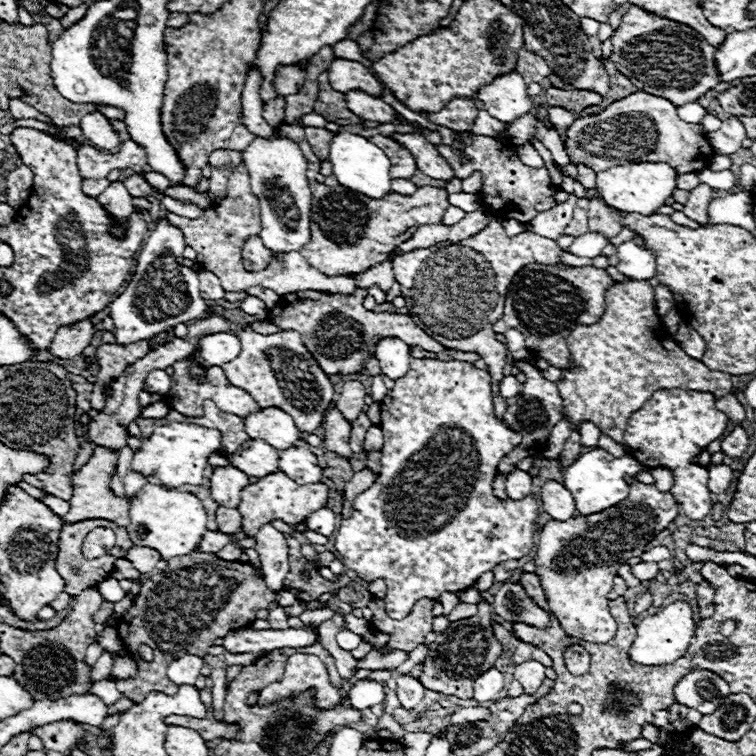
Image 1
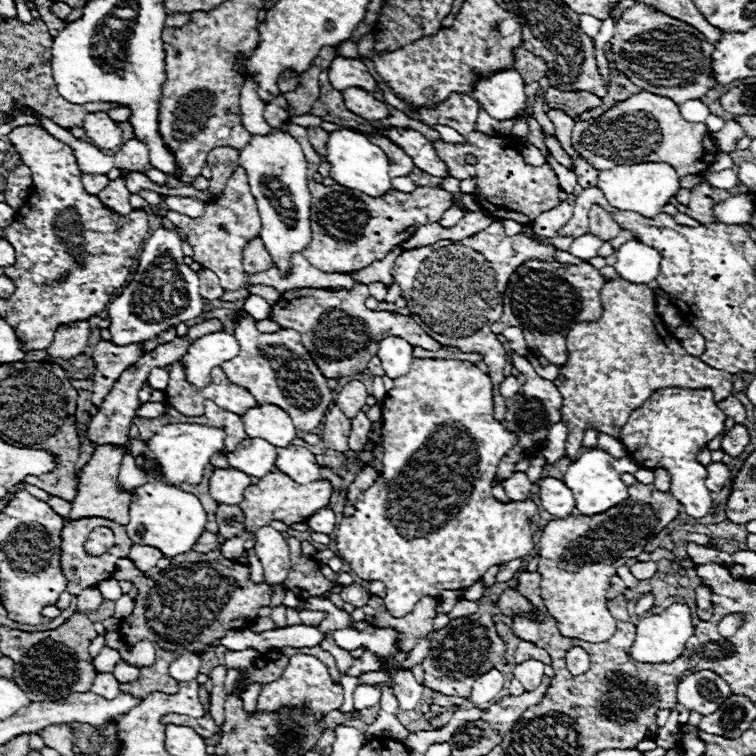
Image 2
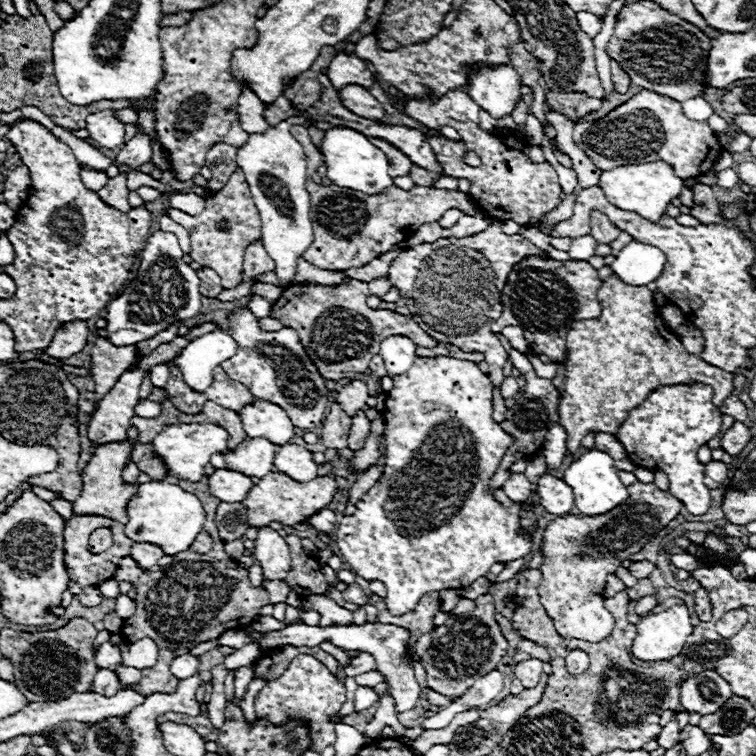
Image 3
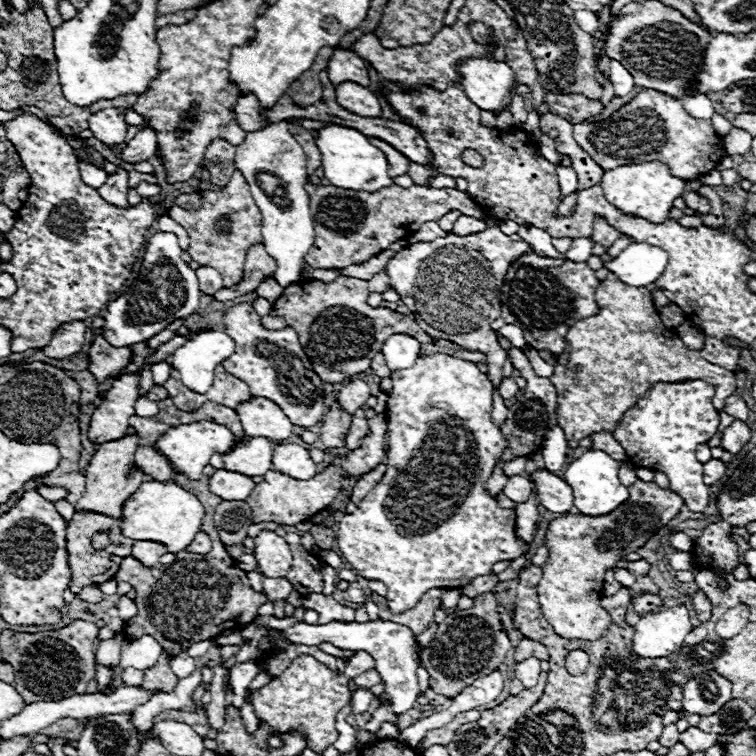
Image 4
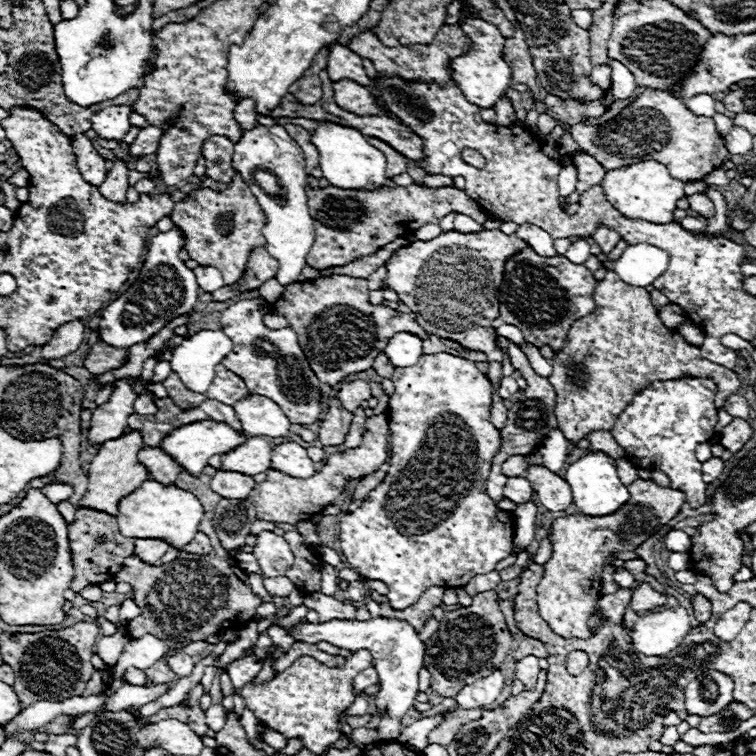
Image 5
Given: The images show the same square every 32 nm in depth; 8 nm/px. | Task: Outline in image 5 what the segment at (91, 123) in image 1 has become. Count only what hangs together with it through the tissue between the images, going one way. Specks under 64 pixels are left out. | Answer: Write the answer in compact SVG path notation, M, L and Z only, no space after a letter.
M110 106L92 116L92 130L96 130L102 138L124 138L130 130L130 106Z

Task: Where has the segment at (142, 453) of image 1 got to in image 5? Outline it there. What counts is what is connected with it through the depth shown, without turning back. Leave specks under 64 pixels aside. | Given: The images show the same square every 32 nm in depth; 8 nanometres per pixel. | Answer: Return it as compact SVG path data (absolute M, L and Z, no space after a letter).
M202 420L202 422L192 422L186 426L180 426L176 430L172 430L160 444L160 448L164 448L164 452L168 452L184 470L188 470L190 474L200 474L202 468L208 464L208 458L214 454L224 454L228 450L232 450L234 446L240 446L248 440L246 432L236 432L232 426L228 426L226 422L216 422L216 420Z

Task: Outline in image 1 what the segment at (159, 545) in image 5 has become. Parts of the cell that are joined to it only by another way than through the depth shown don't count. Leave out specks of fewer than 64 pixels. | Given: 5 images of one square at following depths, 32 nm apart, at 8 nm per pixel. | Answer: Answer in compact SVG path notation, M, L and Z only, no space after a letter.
M132 546L132 550L128 552L128 560L132 562L132 566L136 566L136 570L140 570L140 574L146 574L156 568L160 552L146 546Z

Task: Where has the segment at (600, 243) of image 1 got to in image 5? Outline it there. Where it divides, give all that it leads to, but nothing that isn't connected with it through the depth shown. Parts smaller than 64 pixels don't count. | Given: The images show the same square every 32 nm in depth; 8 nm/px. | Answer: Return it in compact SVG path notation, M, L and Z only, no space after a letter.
M586 240L572 242L564 256L566 256L572 264L584 264L584 262L586 262L586 258L590 256L590 244L588 244Z

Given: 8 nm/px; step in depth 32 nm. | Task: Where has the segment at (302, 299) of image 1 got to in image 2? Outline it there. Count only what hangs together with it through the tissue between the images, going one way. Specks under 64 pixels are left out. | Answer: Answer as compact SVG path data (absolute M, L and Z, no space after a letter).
M354 282L352 290L328 290L328 288L298 288L288 290L272 306L270 318L282 328L292 328L300 334L304 348L326 378L354 376L366 370L370 358L378 352L378 344L384 336L400 336L422 346L426 350L438 350L440 344L430 338L412 316L396 312L374 312L364 306L368 298L368 286Z

